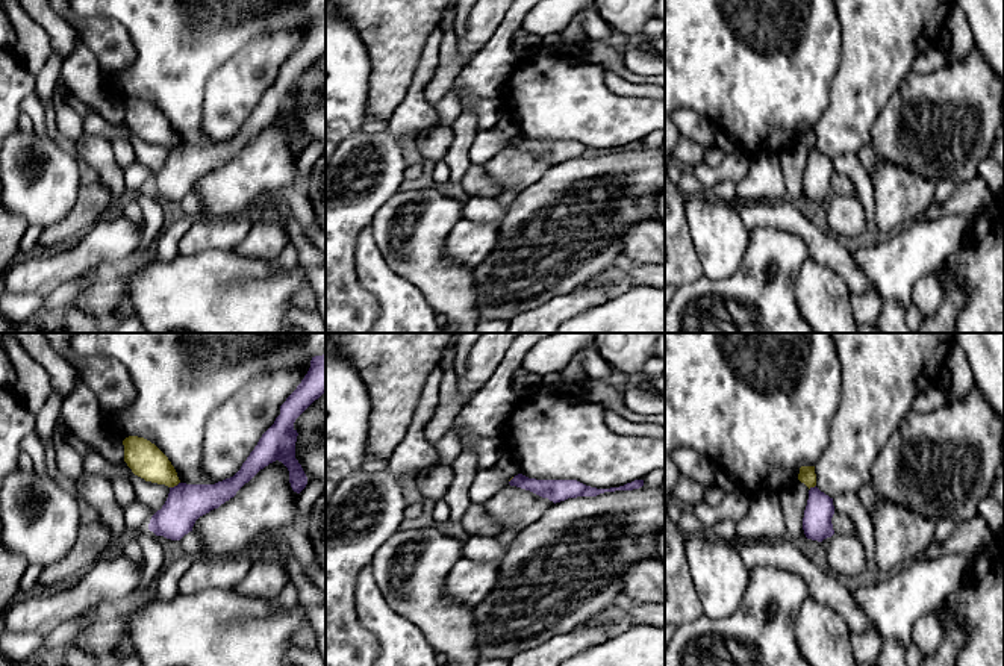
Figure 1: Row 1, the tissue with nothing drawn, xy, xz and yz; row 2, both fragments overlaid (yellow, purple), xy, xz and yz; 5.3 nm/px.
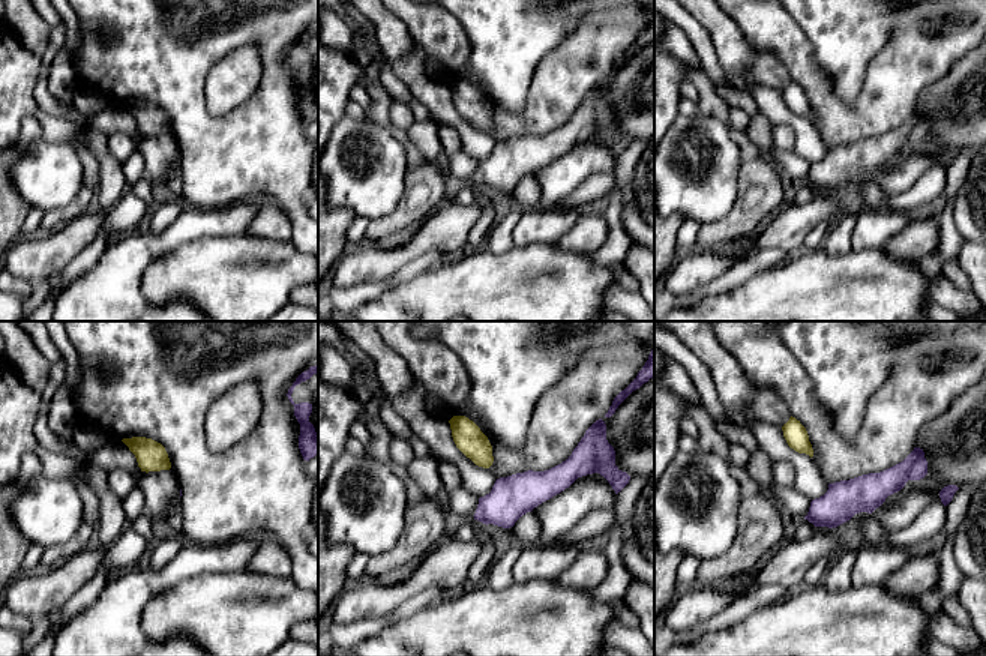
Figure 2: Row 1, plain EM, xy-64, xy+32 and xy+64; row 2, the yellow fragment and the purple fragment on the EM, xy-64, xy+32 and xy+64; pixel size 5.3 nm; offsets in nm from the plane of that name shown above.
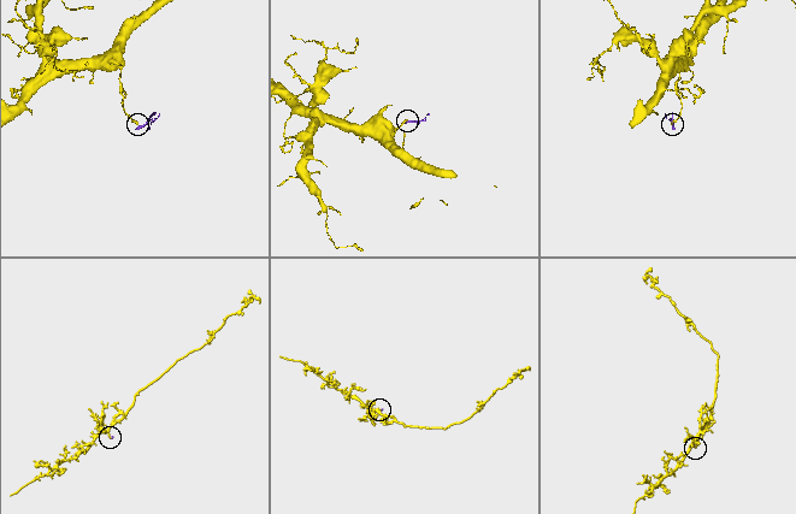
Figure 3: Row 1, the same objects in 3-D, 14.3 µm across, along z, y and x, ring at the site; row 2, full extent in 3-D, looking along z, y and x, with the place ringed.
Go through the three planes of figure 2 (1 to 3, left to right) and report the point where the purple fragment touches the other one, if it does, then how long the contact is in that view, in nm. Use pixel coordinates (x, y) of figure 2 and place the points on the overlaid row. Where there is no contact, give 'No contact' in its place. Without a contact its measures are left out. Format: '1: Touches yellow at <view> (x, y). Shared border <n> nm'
1: No contact
2: No contact
3: No contact

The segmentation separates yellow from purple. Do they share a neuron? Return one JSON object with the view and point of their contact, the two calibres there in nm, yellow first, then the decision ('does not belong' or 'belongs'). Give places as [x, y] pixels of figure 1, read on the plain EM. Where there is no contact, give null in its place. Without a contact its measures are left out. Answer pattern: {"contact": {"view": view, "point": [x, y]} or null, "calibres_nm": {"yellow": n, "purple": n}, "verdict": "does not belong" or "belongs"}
{"contact": {"view": "xy", "point": [174, 146]}, "calibres_nm": {"yellow": 190, "purple": 200}, "verdict": "does not belong"}

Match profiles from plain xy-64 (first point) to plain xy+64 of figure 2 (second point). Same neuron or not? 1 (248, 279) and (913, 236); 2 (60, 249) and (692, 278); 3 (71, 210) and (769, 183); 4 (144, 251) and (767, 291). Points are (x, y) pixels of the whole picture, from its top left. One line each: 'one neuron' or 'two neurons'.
1: two neurons
2: one neuron
3: one neuron
4: two neurons

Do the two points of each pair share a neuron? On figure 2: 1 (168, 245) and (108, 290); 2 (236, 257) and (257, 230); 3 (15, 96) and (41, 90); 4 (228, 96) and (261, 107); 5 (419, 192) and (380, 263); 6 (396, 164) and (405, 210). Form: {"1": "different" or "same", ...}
{"1": "same", "2": "different", "3": "different", "4": "different", "5": "different", "6": "different"}

